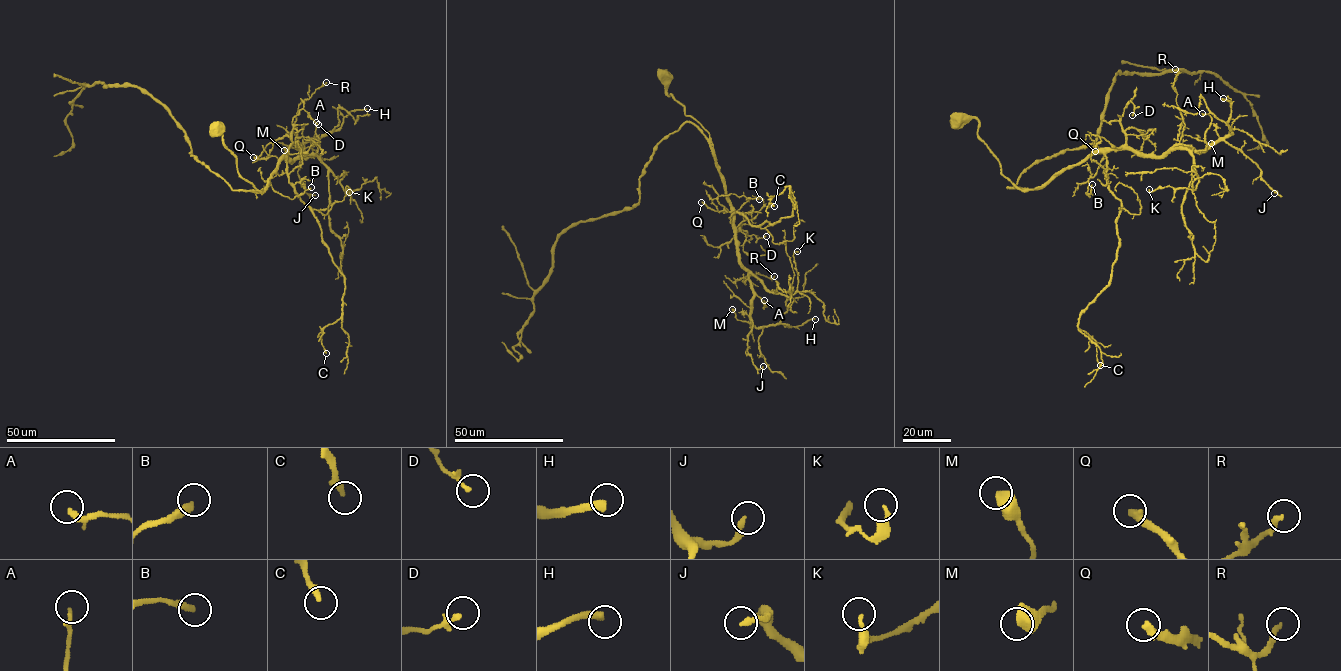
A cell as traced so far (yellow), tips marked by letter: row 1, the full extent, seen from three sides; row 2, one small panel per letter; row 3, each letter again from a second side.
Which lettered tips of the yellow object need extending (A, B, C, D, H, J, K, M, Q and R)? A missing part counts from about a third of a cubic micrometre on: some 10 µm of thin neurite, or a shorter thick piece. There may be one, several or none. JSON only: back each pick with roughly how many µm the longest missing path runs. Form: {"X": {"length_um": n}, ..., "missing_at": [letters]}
{"C": {"length_um": 40}, "H": {"length_um": 35}, "missing_at": ["C", "H"]}

